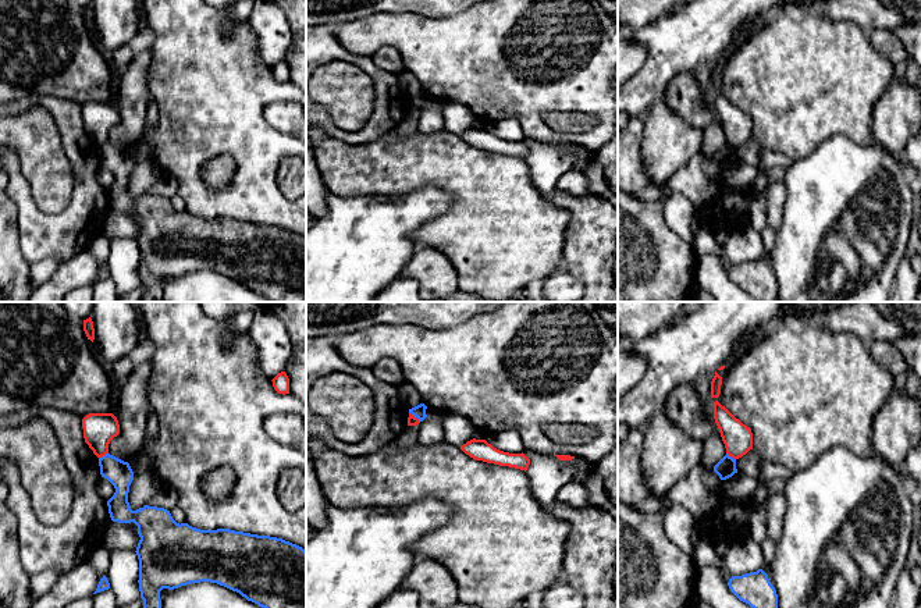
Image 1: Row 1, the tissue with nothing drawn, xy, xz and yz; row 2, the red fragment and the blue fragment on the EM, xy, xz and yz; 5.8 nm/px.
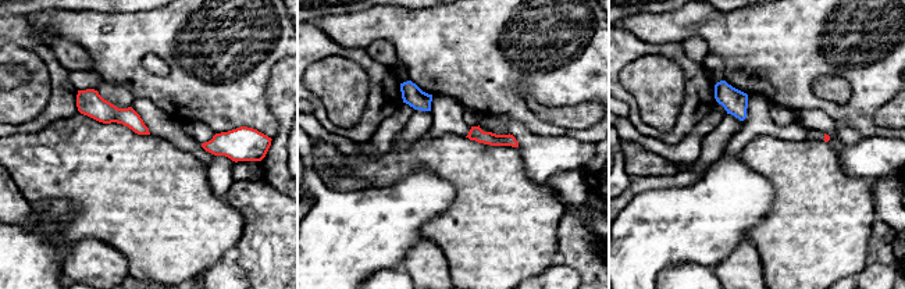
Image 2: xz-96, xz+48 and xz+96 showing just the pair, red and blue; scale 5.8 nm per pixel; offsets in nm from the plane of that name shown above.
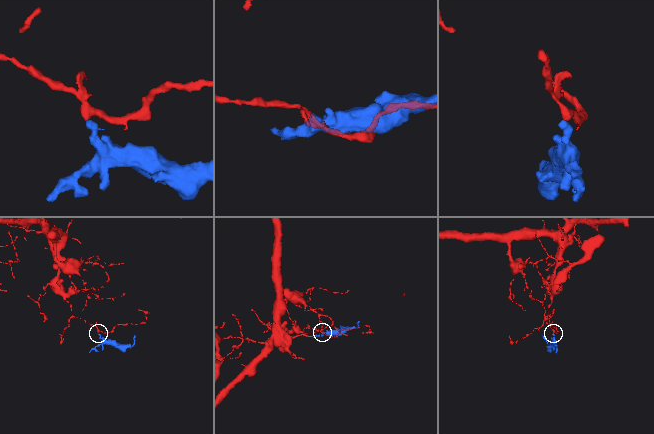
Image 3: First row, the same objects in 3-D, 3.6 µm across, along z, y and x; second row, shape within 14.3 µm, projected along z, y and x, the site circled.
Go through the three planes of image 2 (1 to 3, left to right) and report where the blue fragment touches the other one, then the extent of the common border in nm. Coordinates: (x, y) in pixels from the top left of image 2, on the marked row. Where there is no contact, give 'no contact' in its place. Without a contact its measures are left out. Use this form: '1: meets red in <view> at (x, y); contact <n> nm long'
1: no contact
2: no contact
3: no contact

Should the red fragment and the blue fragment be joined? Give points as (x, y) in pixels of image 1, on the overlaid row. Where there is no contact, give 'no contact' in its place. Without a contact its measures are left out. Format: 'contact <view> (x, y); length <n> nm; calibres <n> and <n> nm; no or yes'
contact xy (103, 455); length 70 nm; calibres 190 and 150 nm; no

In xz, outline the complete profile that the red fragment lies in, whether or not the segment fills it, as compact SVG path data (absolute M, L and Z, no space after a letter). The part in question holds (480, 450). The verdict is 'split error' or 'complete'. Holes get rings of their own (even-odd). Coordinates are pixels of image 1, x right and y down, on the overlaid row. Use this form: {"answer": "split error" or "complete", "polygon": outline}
{"answer": "complete", "polygon": "M470 440L460 449L476 461L527 470L530 459L522 454L509 454L494 448L486 440Z"}

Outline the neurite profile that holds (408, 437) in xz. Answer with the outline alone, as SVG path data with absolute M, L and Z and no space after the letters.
M420 423L416 426L406 426L392 441L391 444L394 447L398 447L401 449L412 447L417 442L417 433L420 429Z

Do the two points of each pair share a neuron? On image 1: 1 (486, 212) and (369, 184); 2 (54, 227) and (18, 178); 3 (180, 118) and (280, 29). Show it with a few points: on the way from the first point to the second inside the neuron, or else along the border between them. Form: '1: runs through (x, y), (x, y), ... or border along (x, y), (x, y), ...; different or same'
1: runs through (457, 182), (448, 174), (398, 174); same
2: runs through (41, 220), (25, 205), (20, 192); same
3: border along (246, 20), (256, 38), (259, 57), (270, 68); different

